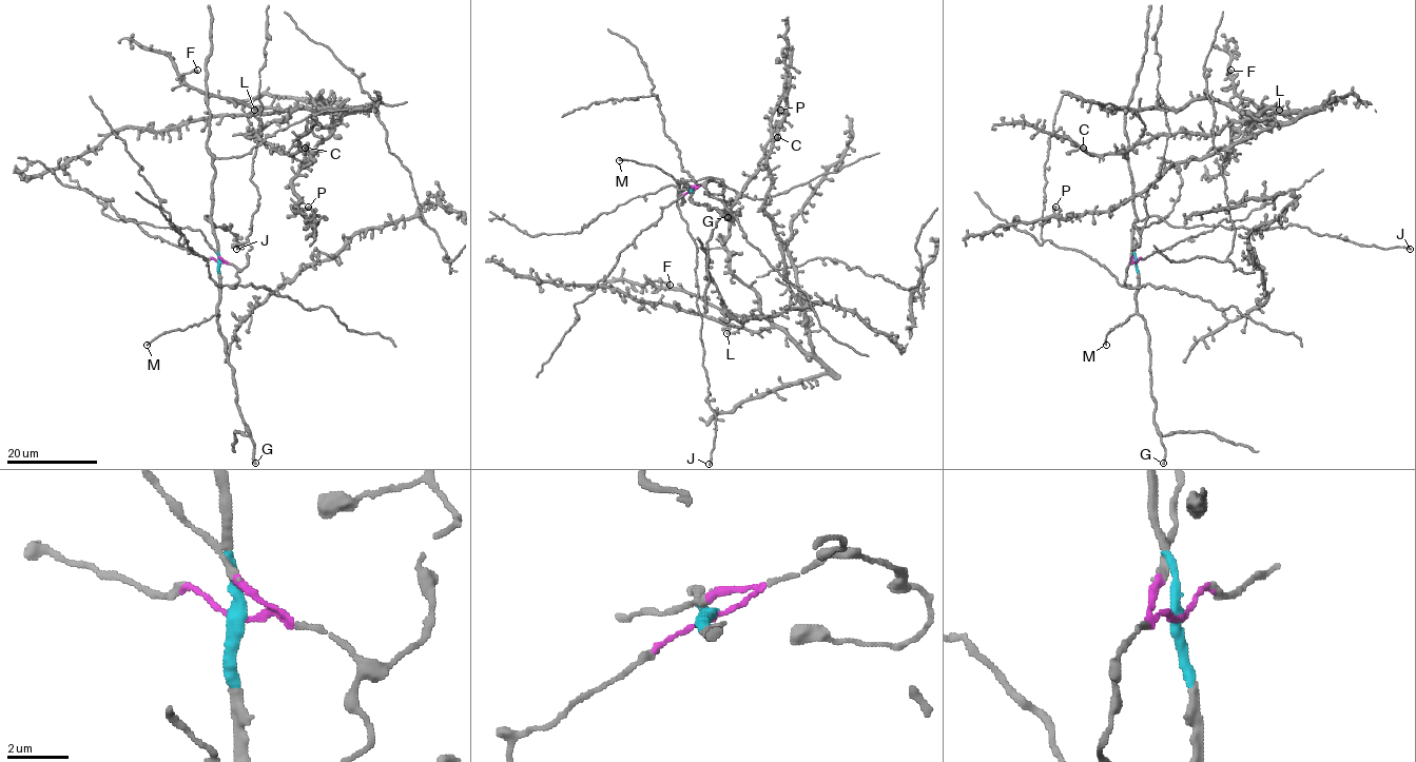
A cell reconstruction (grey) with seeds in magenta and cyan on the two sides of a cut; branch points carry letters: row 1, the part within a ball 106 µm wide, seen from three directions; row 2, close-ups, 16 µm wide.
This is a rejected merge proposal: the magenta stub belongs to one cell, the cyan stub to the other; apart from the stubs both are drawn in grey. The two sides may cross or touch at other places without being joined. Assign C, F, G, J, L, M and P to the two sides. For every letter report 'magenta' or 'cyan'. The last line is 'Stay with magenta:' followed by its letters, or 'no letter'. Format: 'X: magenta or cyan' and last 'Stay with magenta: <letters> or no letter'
C: magenta
F: magenta
G: cyan
J: cyan
L: magenta
M: cyan
P: magenta
Stay with magenta: C, F, L, P

